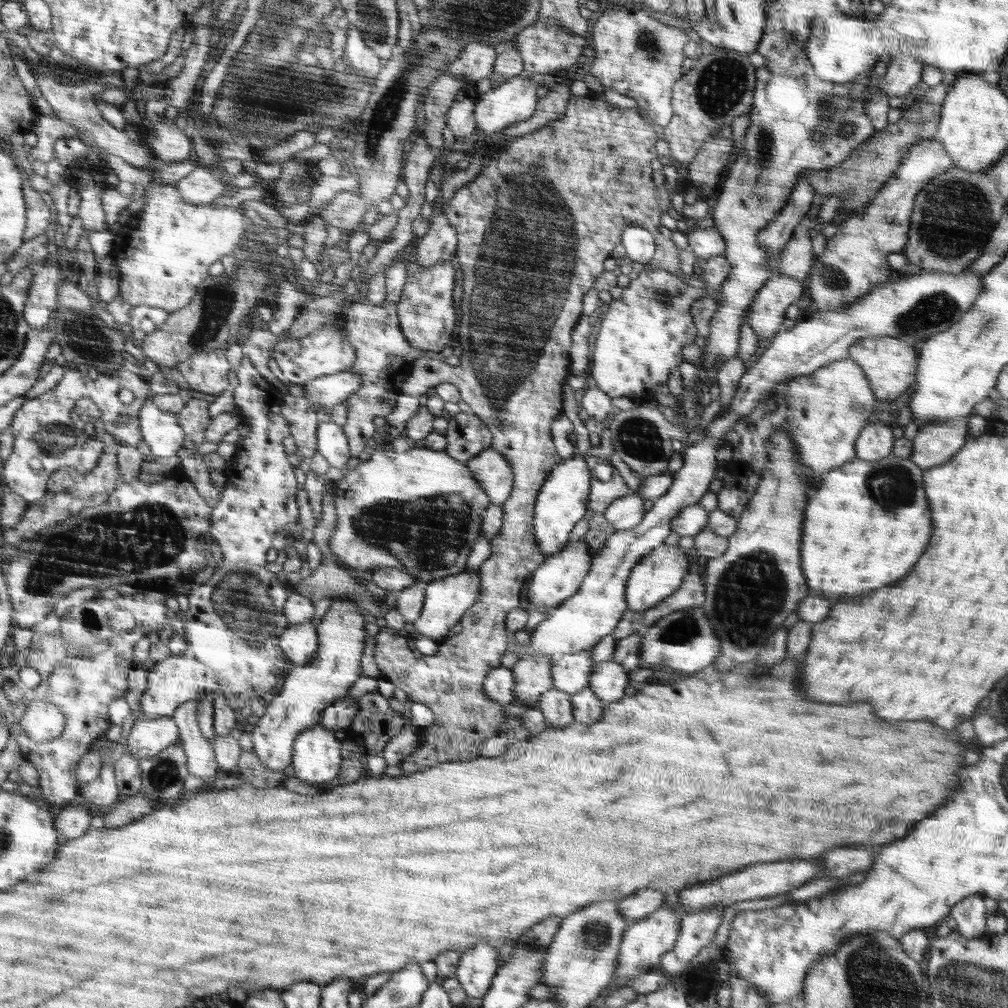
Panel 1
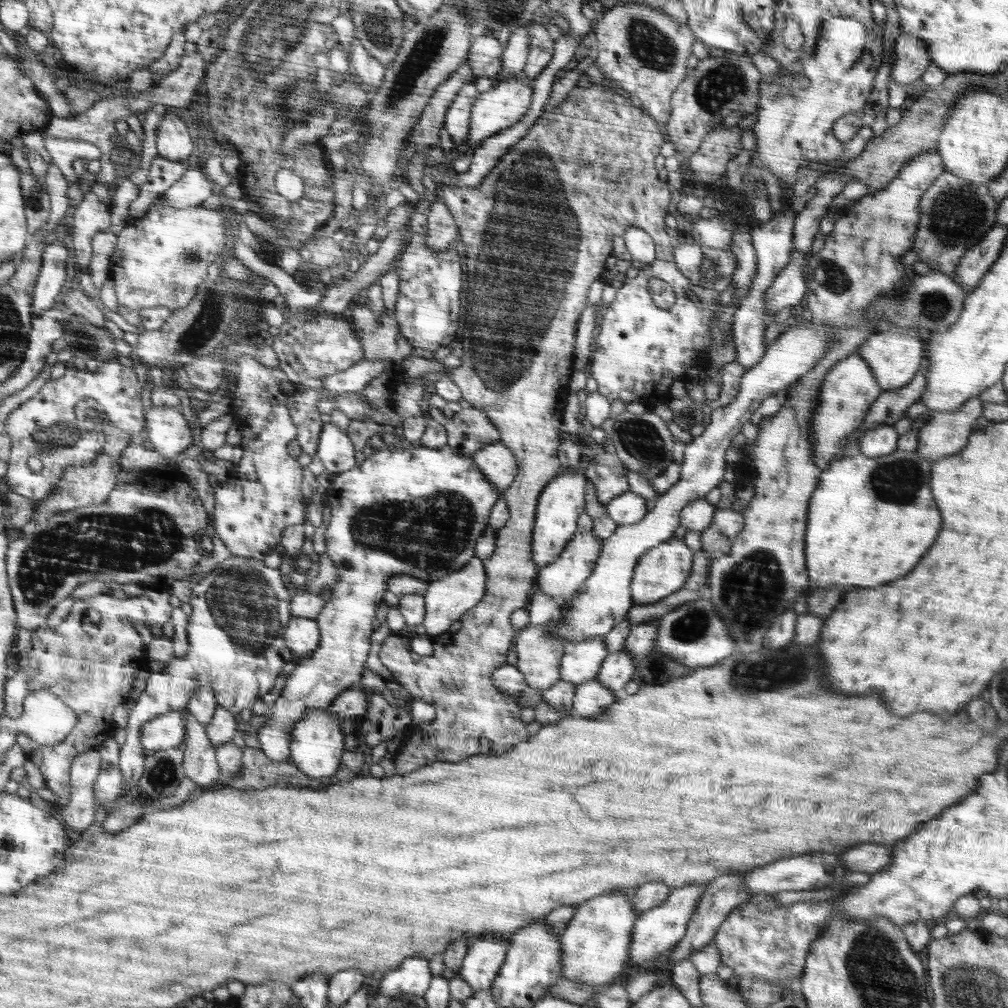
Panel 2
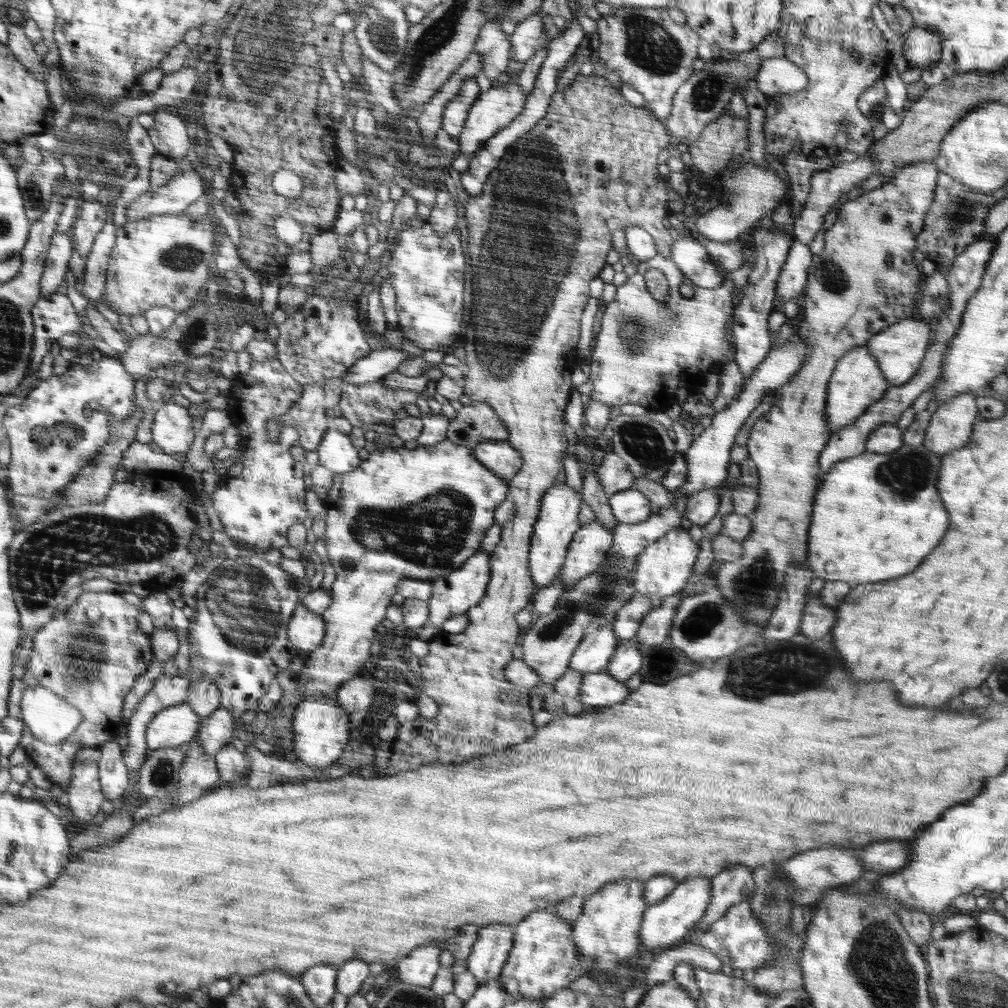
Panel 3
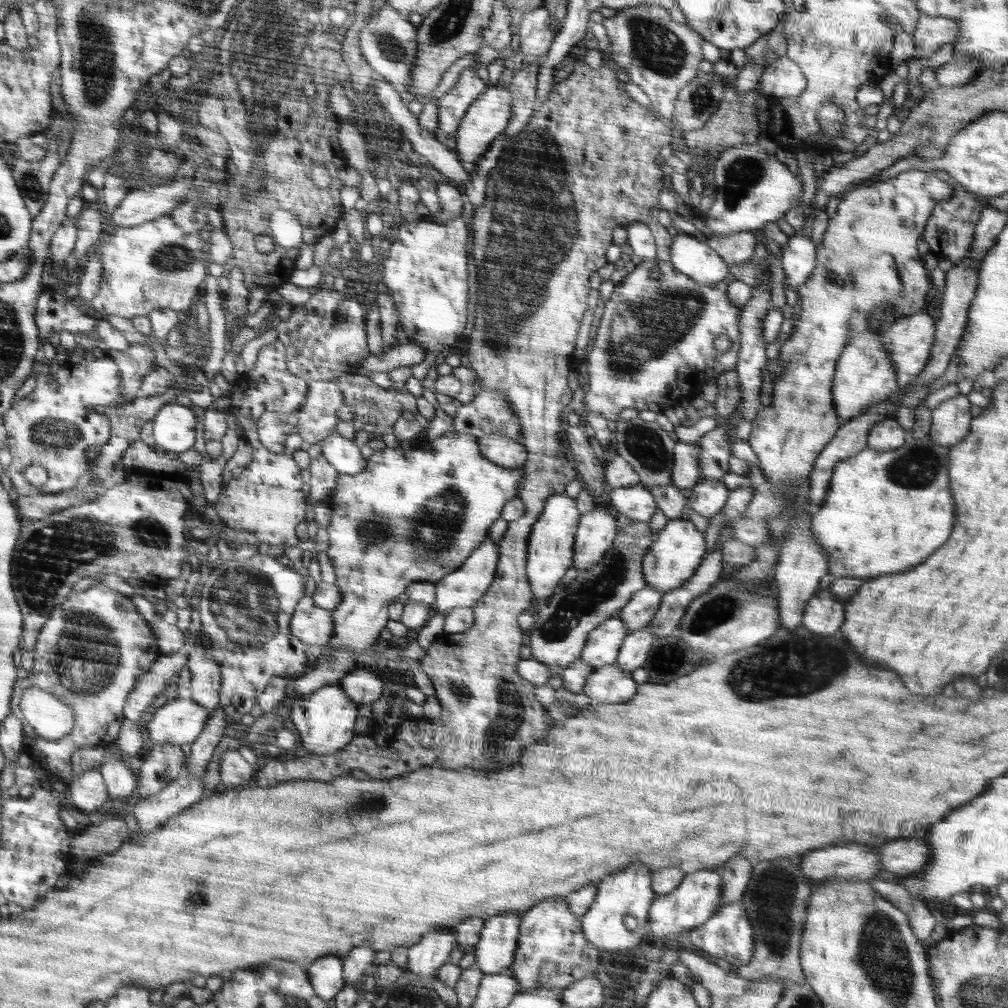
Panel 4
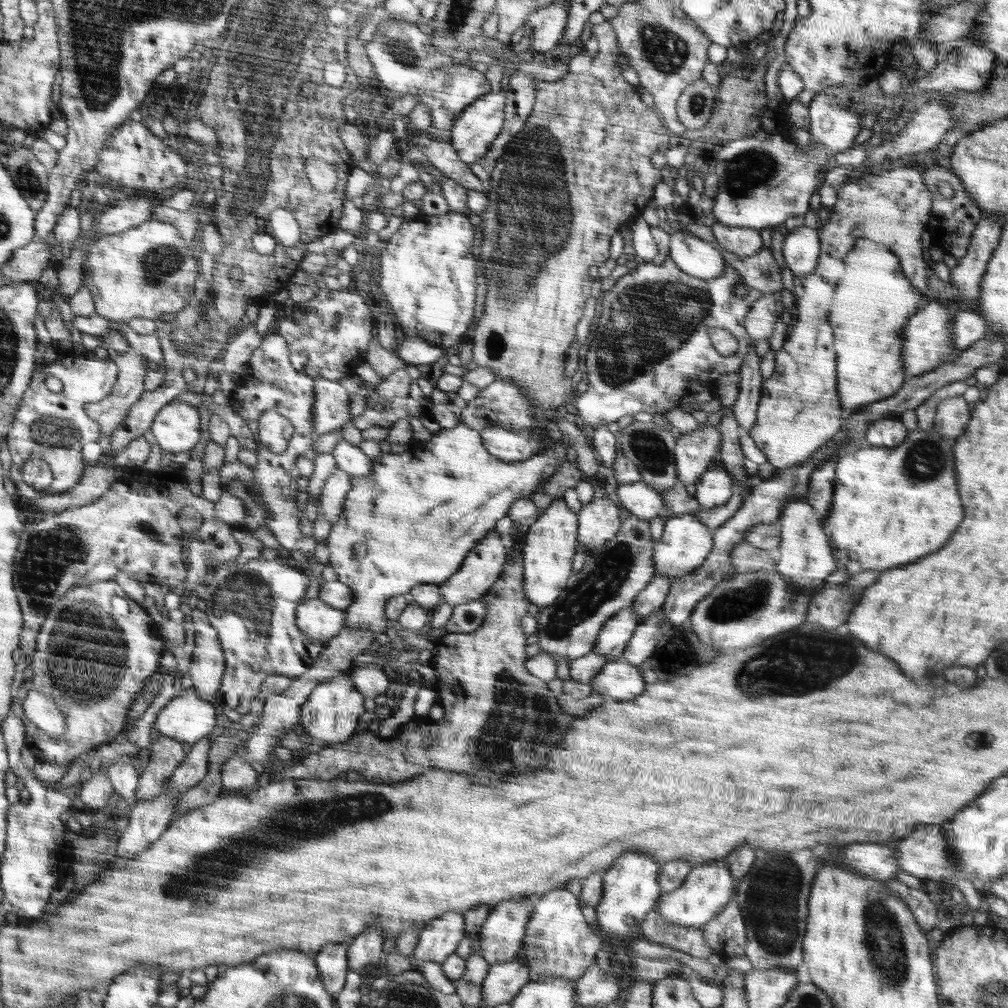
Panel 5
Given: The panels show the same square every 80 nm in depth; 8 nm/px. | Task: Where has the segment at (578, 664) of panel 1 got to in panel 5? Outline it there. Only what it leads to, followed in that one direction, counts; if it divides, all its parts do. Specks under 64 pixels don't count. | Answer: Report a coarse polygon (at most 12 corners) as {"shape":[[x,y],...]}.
{"shape":[[629,605],[610,617],[591,651],[622,658],[641,624]]}

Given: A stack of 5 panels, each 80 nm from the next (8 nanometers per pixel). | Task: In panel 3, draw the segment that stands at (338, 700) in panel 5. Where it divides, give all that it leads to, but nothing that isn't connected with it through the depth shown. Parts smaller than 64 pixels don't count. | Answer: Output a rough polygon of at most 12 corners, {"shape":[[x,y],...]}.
{"shape":[[335,696],[294,710],[289,755],[310,768],[341,758],[350,713]]}

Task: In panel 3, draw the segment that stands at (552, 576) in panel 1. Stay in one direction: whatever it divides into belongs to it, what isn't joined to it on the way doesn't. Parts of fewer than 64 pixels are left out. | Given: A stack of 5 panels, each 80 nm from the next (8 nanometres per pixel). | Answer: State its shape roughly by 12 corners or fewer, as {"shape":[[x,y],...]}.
{"shape":[[581,525],[556,580],[564,591],[600,568],[613,531]]}

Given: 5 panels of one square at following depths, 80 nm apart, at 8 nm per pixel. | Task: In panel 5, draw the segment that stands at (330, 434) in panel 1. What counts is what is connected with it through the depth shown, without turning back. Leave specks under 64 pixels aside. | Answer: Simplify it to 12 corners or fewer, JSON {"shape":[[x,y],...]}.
{"shape":[[344,439],[331,455],[349,475],[368,476],[372,458]]}

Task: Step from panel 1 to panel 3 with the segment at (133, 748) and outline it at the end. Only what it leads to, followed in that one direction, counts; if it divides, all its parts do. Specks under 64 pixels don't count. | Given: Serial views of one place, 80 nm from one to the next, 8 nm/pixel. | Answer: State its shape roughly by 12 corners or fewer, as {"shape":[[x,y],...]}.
{"shape":[[188,702],[164,709],[145,732],[148,753],[190,742],[200,720]]}

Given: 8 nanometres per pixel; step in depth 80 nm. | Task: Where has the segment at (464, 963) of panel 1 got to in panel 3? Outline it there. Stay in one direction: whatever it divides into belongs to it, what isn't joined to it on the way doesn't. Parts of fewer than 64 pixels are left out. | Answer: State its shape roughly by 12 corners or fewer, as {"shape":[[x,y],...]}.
{"shape":[[509,924],[478,931],[466,966],[479,985],[498,978],[513,948]]}

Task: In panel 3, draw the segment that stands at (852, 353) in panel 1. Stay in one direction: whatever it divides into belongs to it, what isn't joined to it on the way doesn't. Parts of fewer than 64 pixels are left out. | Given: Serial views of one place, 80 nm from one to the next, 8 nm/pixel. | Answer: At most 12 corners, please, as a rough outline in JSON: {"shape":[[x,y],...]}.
{"shape":[[909,317],[866,342],[890,387],[920,370],[934,326]]}

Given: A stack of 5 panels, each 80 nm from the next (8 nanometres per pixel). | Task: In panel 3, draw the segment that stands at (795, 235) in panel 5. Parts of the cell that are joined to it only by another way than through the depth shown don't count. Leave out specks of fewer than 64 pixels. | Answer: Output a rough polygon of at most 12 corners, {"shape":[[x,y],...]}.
{"shape":[[793,241],[775,286],[785,303],[803,295],[814,262],[809,245]]}

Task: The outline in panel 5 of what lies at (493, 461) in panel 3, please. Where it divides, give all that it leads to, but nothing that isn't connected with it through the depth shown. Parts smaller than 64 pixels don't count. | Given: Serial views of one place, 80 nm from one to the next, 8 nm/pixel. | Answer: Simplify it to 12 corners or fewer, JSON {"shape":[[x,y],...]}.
{"shape":[[487,425],[481,439],[492,456],[522,462],[538,450],[528,430]]}

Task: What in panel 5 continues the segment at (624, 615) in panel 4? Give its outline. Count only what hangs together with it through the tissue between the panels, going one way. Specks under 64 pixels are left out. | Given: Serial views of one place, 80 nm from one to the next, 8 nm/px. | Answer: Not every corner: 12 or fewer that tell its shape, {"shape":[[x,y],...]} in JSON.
{"shape":[[655,575],[632,607],[641,622],[664,606],[672,581]]}

